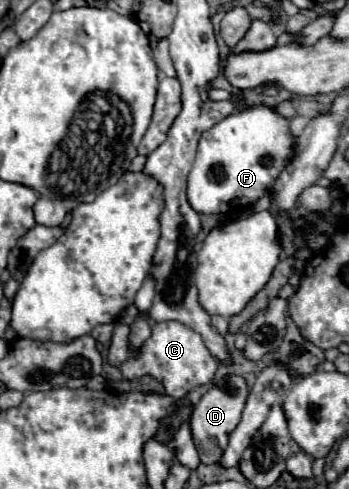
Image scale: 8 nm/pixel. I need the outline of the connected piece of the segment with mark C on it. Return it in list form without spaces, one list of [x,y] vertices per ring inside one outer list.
[[[165,321],[165,323],[157,323],[153,327],[153,333],[141,347],[139,355],[129,357],[121,365],[121,373],[123,373],[123,377],[129,375],[127,379],[139,379],[143,375],[151,375],[165,387],[169,397],[183,399],[195,387],[211,383],[217,367],[219,367],[219,363],[209,353],[203,339],[199,337],[199,333],[195,333],[193,329],[189,329],[187,325],[183,325],[179,321]]]

